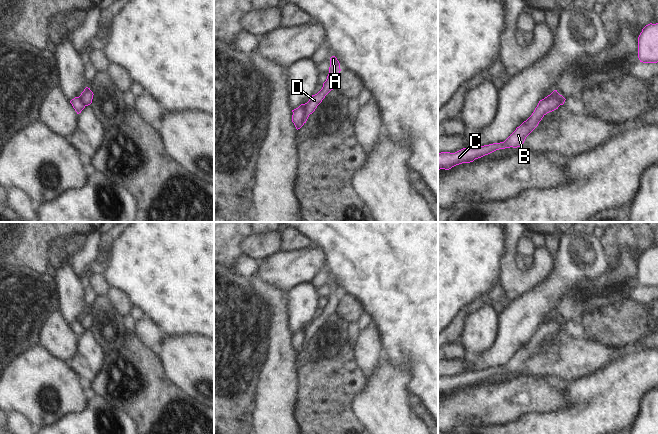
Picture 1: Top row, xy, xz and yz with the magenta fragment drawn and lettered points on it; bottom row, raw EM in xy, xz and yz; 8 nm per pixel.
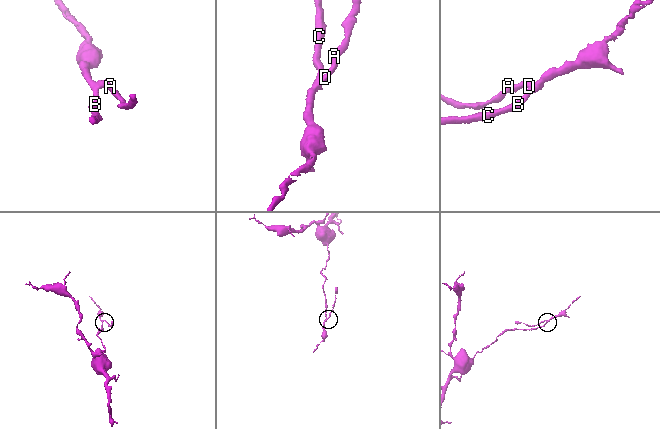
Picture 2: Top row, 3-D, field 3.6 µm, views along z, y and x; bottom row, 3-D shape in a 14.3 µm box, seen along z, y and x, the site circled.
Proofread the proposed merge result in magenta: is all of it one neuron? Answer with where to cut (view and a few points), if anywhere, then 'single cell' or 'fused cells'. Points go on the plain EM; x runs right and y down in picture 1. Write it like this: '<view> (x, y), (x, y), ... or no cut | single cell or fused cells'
yz (562, 320), (559, 325), (551, 321), (545, 321) | fused cells

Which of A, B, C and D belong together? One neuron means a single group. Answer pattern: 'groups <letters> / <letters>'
groups A D / B C

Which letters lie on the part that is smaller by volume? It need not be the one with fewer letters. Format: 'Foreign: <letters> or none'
Foreign: A, D

